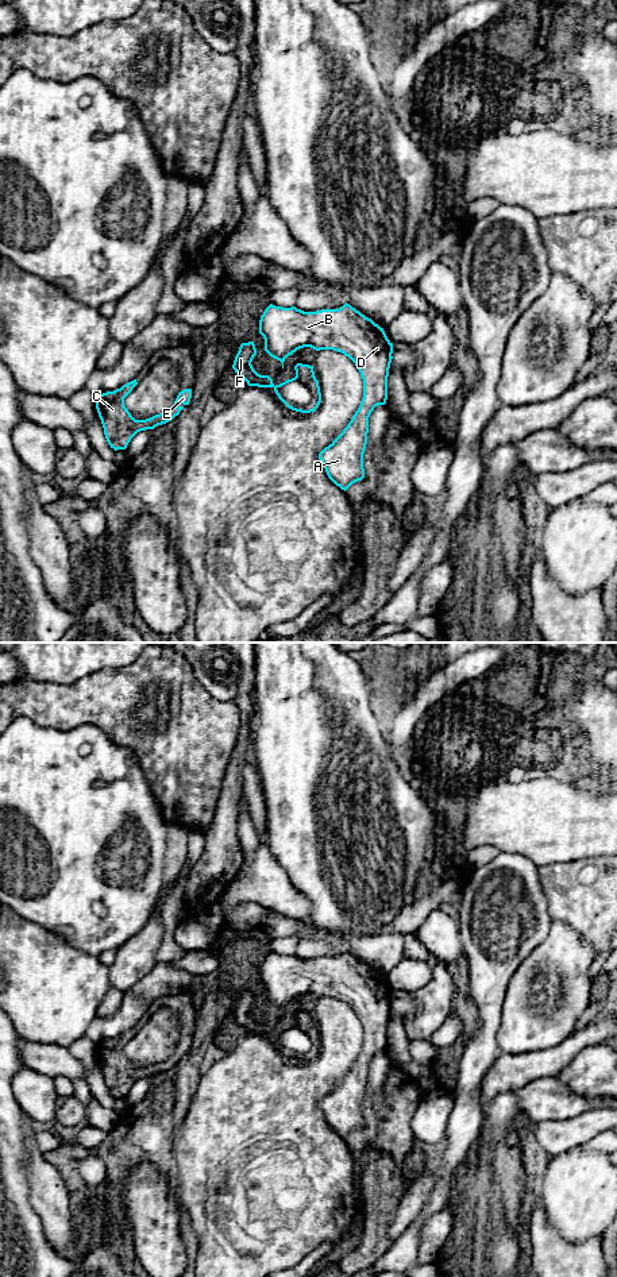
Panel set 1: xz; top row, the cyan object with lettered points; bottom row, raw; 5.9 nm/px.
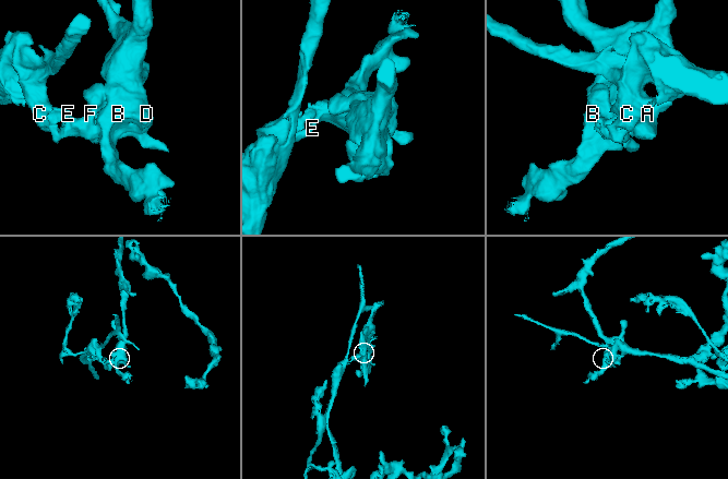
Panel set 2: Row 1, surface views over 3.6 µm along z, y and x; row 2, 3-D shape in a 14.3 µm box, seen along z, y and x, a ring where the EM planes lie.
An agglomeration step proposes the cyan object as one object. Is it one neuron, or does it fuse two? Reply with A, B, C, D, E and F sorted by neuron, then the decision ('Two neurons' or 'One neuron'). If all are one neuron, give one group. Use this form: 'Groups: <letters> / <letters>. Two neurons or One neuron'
Groups: A B D / C E F. Two neurons

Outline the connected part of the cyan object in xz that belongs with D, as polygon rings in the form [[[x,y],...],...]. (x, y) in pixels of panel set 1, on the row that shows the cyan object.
[[[347,302],[339,309],[316,312],[270,304],[261,316],[259,333],[265,339],[265,351],[281,363],[297,350],[311,347],[316,351],[333,350],[342,352],[358,367],[363,379],[362,402],[343,432],[319,454],[328,478],[346,491],[352,483],[365,478],[363,454],[367,444],[369,417],[375,406],[385,405],[387,400],[393,343],[387,339],[383,328]]]

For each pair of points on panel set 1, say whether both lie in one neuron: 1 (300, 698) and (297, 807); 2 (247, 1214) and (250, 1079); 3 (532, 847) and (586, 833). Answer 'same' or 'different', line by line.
1: same
2: same
3: same

